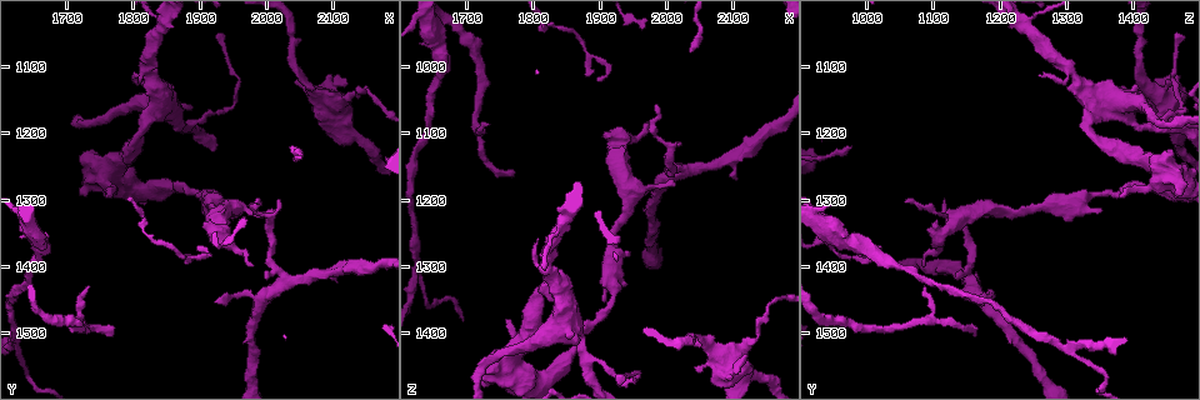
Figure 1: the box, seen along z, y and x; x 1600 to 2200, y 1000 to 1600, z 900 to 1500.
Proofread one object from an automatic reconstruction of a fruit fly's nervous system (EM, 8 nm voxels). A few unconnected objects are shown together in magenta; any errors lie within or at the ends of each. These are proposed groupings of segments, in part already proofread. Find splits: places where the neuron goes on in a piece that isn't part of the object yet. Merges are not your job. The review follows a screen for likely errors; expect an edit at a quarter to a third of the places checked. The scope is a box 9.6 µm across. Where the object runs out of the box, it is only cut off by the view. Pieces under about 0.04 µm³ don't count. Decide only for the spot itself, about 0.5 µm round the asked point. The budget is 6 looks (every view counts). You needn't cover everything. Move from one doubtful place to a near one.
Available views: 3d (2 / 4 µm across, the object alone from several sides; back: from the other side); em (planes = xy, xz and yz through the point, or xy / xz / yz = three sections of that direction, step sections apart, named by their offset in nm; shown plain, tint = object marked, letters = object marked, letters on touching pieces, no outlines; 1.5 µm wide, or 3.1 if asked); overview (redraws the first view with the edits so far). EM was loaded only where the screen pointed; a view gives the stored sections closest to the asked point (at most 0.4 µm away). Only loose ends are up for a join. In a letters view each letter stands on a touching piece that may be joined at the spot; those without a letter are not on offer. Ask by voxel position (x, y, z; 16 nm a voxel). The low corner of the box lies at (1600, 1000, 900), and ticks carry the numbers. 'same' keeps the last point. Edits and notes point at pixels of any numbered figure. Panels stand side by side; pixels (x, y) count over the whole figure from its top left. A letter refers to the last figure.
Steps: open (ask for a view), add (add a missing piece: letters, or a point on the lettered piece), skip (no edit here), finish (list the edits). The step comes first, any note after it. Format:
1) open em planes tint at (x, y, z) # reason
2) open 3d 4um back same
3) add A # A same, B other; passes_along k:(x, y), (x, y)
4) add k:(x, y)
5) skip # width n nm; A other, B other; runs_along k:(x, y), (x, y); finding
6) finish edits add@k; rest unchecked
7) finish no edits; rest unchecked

open 3d 4um at (1770, 1505, 1165) # free end

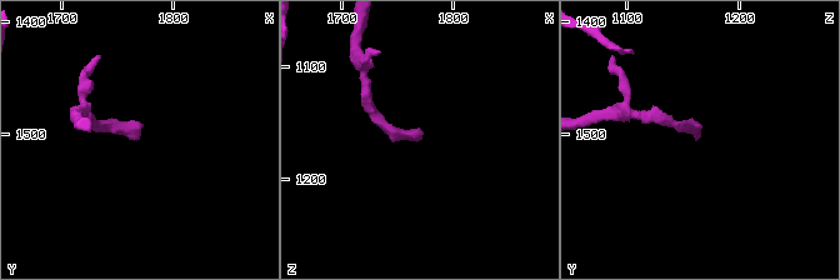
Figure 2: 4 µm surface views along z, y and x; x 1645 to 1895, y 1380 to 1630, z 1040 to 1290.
open em planes letters at (1770, 1506, 1160) # now the EM

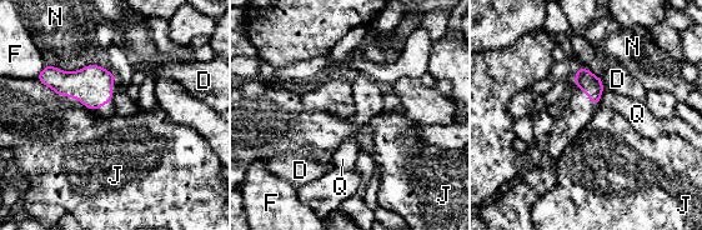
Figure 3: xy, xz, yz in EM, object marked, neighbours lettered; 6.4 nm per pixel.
skip # D other, F other, J other, N other, Q other; no lettered piece goes on from it

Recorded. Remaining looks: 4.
open 3d 2um at (2010, 1315, 1180) # branch stops here

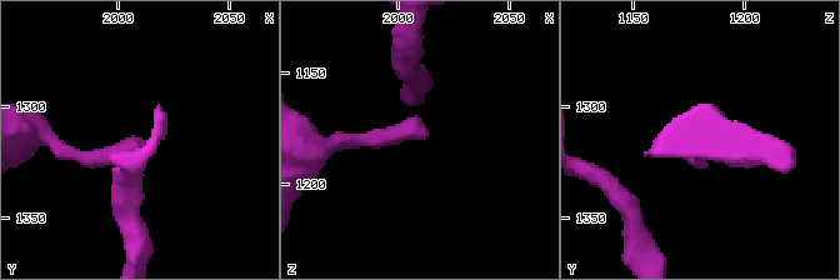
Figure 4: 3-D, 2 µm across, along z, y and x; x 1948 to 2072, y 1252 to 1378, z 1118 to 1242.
open em planes letters at (2013, 1316, 1178) # now the EM

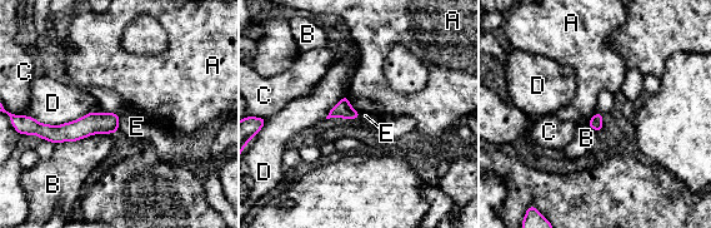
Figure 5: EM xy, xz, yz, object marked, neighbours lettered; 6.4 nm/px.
skip # A other, B other, C other, D other, E other; no lettered piece goes on from it

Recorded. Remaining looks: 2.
finish no edits; rest unchecked

